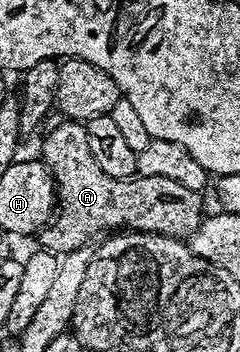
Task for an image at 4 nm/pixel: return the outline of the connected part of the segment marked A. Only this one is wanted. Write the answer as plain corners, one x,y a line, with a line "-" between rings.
60,120
45,137
41,145
42,162
51,171
56,187
57,210
54,219
38,232
40,248
60,257
74,249
88,246
93,237
100,238
108,233
121,230
146,231
156,235
167,235
170,239
186,240
205,222
203,211
203,195
193,189
185,189
177,181
169,177
135,175
130,179
119,179
109,176
101,169
101,165
94,160
90,151
89,135
86,124
78,120

